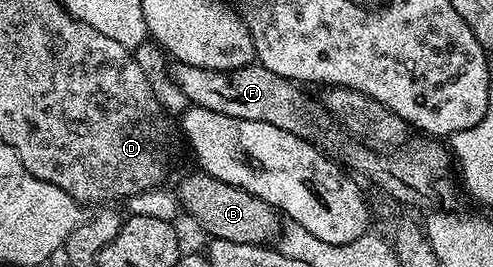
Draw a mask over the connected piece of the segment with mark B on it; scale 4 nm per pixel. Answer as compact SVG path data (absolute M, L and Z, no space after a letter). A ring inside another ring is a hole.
M202 172L187 174L174 187L184 215L188 214L199 226L208 230L211 238L229 240L237 244L267 244L278 235L281 222L274 207L265 200L245 192L225 180L217 180ZM271 238L271 239L270 239Z

